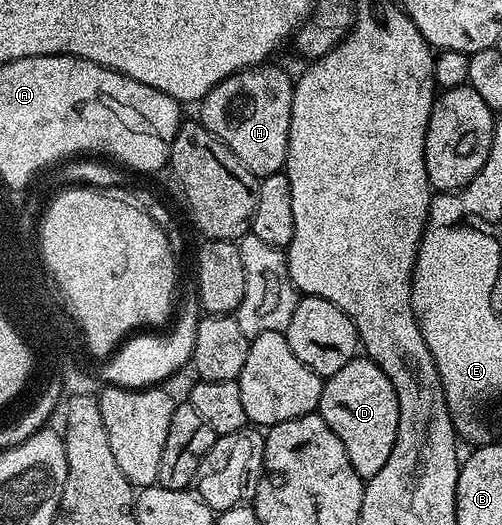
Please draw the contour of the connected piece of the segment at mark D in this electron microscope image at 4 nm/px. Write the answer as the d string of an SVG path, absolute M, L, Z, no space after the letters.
M357 357L346 365L342 365L342 369L338 369L338 373L329 375L323 380L320 389L318 414L326 421L326 425L330 425L330 429L334 429L334 433L340 438L346 449L346 457L350 457L350 465L354 465L354 473L358 473L360 478L365 481L373 479L378 473L378 469L382 469L382 465L386 465L386 461L390 461L390 453L394 449L394 441L398 433L399 408L394 385L390 385L386 373L382 373L378 364L367 357Z

